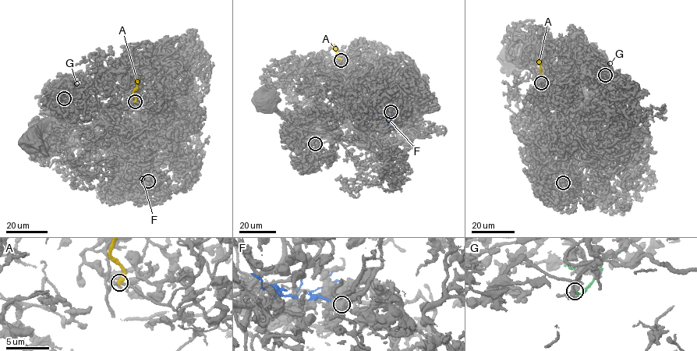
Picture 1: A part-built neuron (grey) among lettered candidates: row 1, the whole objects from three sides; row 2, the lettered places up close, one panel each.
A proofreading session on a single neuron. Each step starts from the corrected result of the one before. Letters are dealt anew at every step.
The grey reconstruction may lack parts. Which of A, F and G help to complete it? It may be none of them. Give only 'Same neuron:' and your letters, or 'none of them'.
Same neuron: none of them

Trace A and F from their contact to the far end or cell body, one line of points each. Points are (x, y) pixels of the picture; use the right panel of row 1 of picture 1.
A: (541, 83), (539, 61), (537, 59)
F: (563, 182), (563, 178), (573, 185), (574, 182)

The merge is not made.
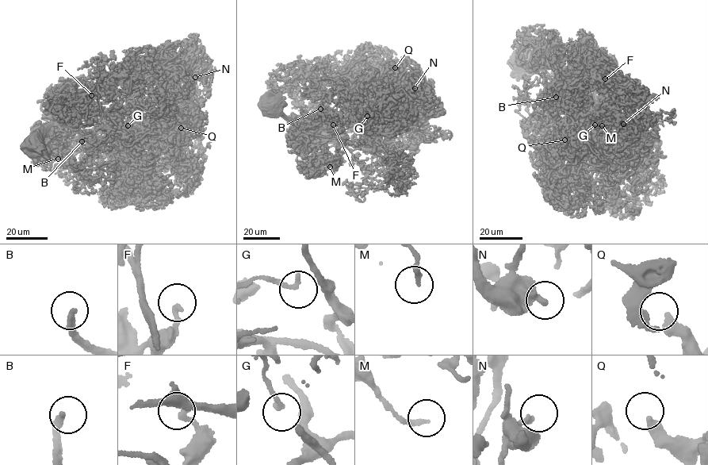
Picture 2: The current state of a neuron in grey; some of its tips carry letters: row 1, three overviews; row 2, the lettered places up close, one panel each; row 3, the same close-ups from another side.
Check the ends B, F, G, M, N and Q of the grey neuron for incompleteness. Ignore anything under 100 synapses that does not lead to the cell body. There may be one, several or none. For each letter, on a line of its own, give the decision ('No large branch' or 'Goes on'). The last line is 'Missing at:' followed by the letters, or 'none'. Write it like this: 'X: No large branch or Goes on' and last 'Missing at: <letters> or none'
B: Goes on
F: No large branch
G: No large branch
M: No large branch
N: No large branch
Q: No large branch
Missing at: B

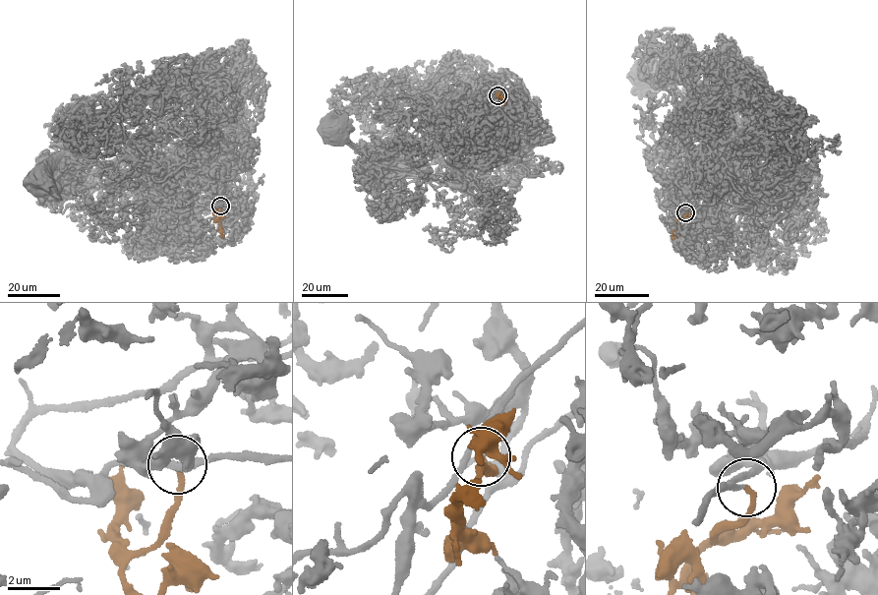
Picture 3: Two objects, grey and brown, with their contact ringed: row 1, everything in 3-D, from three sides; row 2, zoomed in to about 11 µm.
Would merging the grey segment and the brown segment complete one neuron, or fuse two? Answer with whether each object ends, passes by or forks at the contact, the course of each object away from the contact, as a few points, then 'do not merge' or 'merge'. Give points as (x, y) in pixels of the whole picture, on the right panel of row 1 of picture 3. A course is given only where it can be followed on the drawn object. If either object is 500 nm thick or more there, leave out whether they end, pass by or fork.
grey passes by; brown ends; course grey (685, 212), (700, 210), (696, 200), (705, 198), (719, 180), (717, 132), (694, 103), (693, 84), (649, 76); course brown (685, 212), (677, 225), (676, 236), (672, 237); merge

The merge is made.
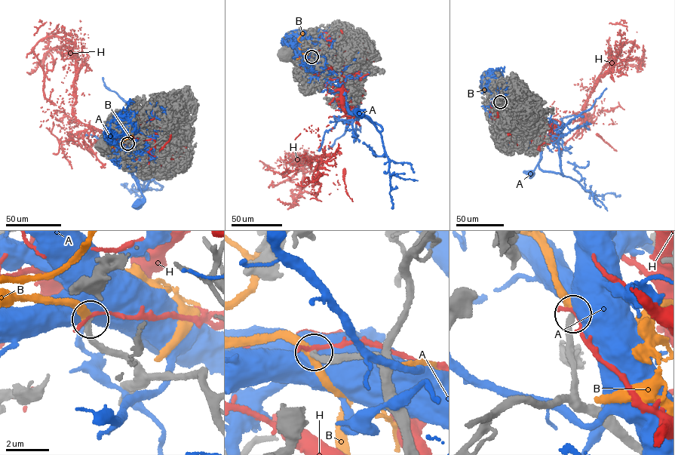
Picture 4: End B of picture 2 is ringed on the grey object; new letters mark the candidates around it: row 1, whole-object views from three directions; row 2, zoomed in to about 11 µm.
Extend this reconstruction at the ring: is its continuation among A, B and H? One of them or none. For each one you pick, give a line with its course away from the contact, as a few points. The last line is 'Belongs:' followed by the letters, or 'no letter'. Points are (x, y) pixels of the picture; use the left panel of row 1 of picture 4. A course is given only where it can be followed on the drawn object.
Belongs: no letter

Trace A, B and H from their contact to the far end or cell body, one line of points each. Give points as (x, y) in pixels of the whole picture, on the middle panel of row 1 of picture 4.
A: (311, 56), (322, 61), (341, 84), (350, 112), (356, 115), (360, 113)
B: (311, 56), (302, 55), (308, 52), (299, 48), (302, 44), (306, 47), (308, 43)
H: (311, 56), (318, 58), (320, 63), (339, 76), (344, 108)

